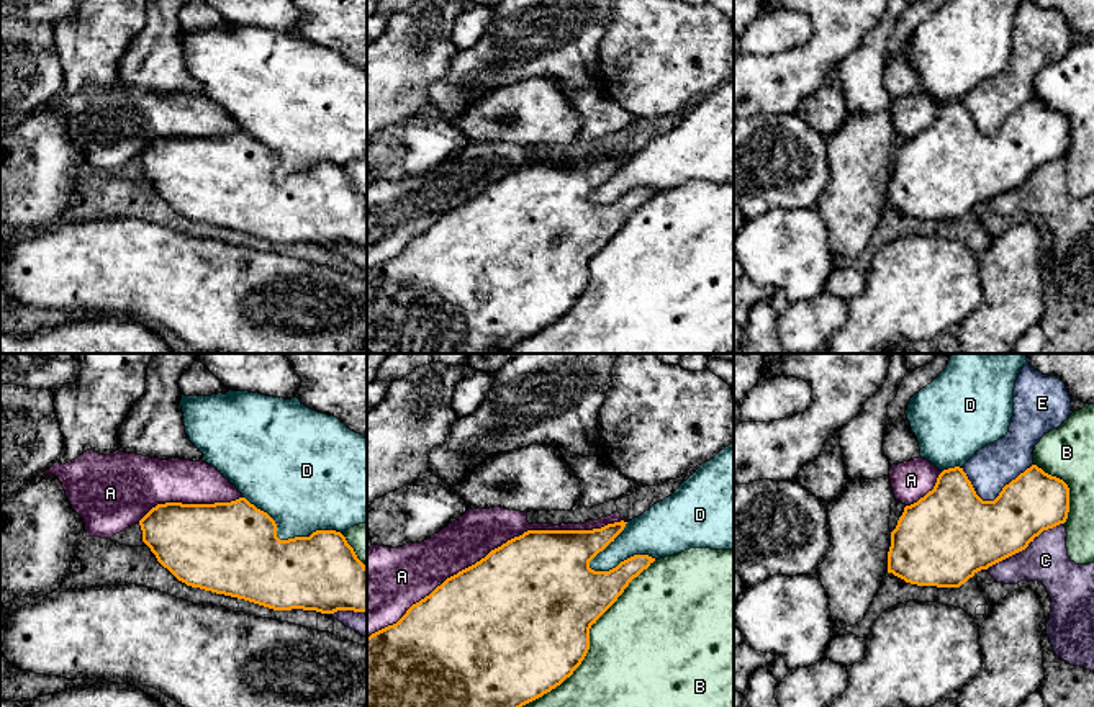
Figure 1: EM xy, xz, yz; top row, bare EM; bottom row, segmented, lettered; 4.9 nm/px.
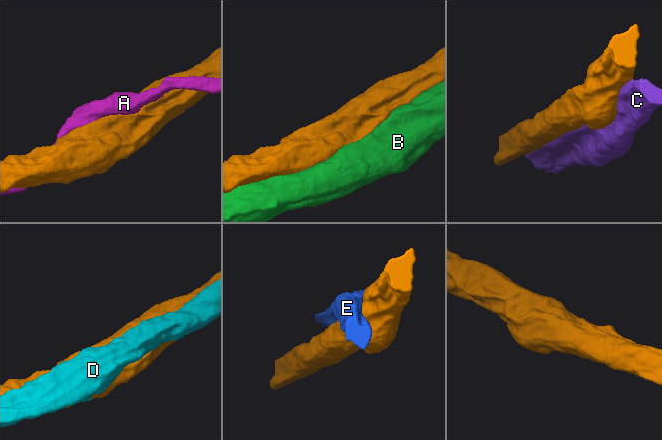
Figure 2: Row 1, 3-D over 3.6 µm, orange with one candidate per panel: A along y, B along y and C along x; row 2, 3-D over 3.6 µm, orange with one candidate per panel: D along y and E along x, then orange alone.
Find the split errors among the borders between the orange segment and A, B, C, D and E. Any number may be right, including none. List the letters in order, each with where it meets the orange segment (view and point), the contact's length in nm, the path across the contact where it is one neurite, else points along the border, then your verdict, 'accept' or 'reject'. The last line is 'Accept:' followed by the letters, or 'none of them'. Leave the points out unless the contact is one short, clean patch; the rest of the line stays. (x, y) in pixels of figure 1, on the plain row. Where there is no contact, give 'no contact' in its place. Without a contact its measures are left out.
A: meets orange in xz at (495, 182); contact 1350 nm long; reject
B: meets orange in xz at (588, 282); contact 1100 nm long; reject
C: meets orange in yz at (1024, 182); contact 440 nm long; reject
D: meets orange in xz at (621, 195); contact 340 nm long; reject
E: meets orange in yz at (994, 133); contact 360 nm long; reject
Accept: none of them

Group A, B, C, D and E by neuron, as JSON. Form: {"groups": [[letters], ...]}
{"groups": [["A"], ["B"], ["C"], ["D"], ["E"]]}

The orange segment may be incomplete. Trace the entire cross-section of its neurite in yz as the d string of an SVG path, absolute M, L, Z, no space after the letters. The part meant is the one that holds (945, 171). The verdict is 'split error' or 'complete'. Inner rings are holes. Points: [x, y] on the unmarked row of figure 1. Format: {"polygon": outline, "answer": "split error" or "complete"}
{"polygon": "M1032 98L1015 113L1002 121L994 134L983 134L963 101L943 103L932 124L917 136L906 139L891 165L891 180L888 185L888 206L917 219L960 221L978 205L1025 183L1043 164L1065 157L1069 146L1068 118L1037 98Z", "answer": "complete"}

